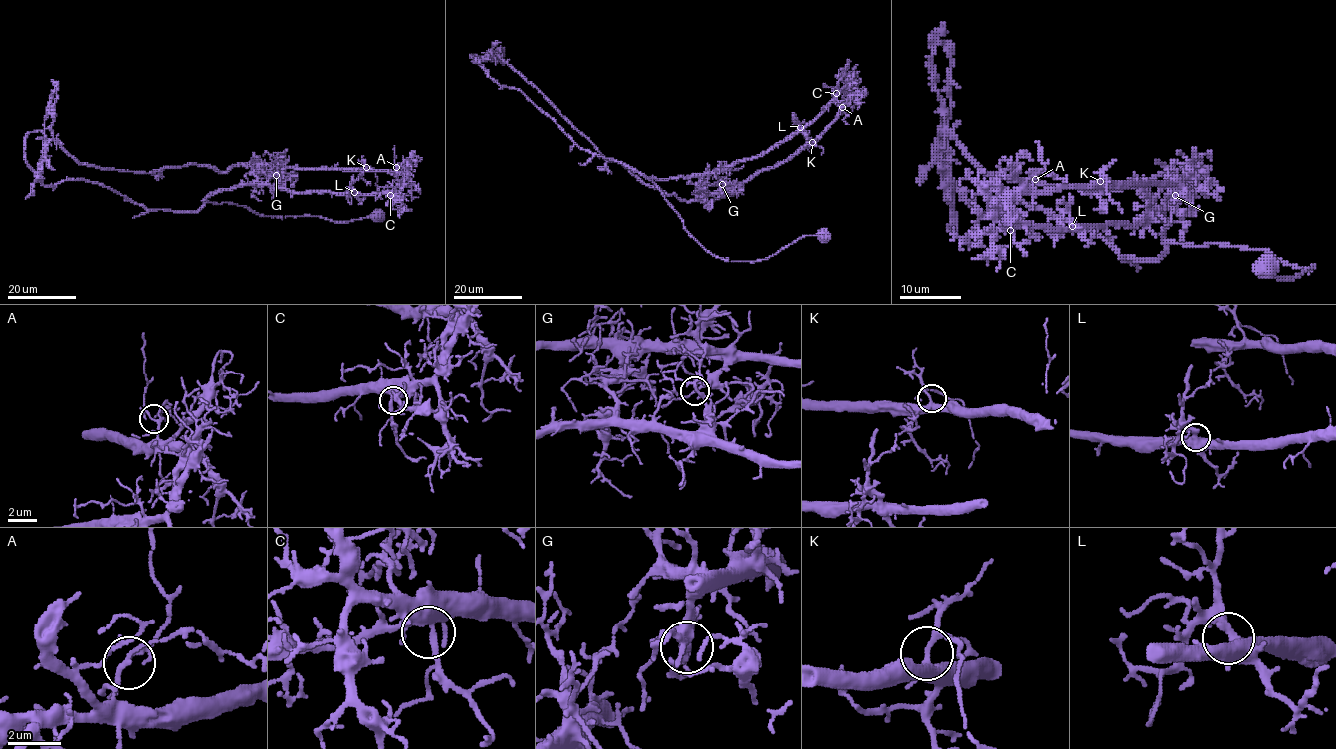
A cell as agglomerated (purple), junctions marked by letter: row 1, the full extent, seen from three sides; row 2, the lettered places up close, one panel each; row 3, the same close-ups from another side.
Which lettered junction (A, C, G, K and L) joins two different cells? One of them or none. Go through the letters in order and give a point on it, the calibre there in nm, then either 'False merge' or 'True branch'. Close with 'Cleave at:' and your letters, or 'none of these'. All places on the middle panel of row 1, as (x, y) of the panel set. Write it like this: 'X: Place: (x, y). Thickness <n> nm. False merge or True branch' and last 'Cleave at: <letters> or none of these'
A: Place: (842, 107). Thickness 160 nm. True branch
C: Place: (836, 93). Thickness 280 nm. True branch
G: Place: (722, 184). Thickness 150 nm. False merge
K: Place: (812, 142). Thickness 280 nm. True branch
L: Place: (800, 127). Thickness 440 nm. True branch
Cleave at: G

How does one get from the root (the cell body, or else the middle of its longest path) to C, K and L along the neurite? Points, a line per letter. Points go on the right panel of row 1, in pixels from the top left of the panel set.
C: (1263, 266), (1285, 279), (1312, 267), (1265, 250), (1170, 242), (1160, 210), (1133, 226), (1010, 230)
K: (1263, 266), (1285, 279), (1312, 267), (1170, 242), (1160, 207), (1175, 199), (1175, 181), (1100, 181)
L: (1263, 266), (1285, 279), (1312, 267), (1265, 250), (1170, 242), (1160, 210), (1133, 226), (1072, 226)

